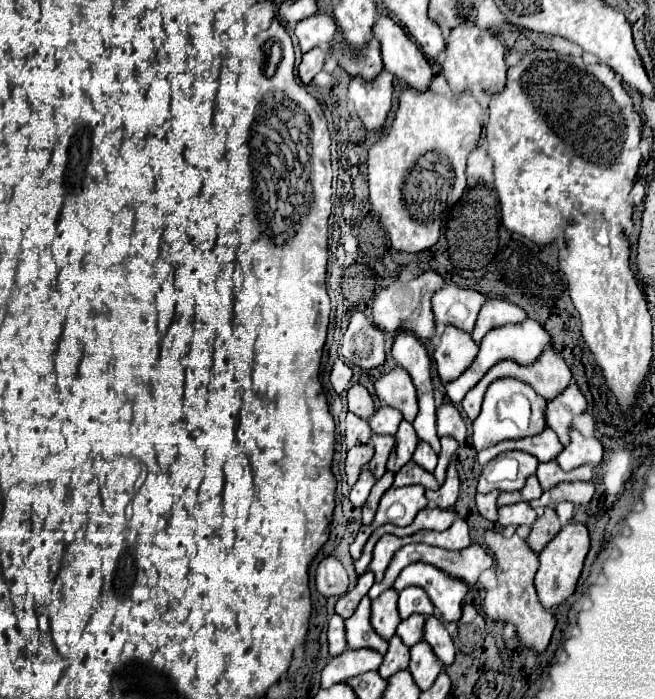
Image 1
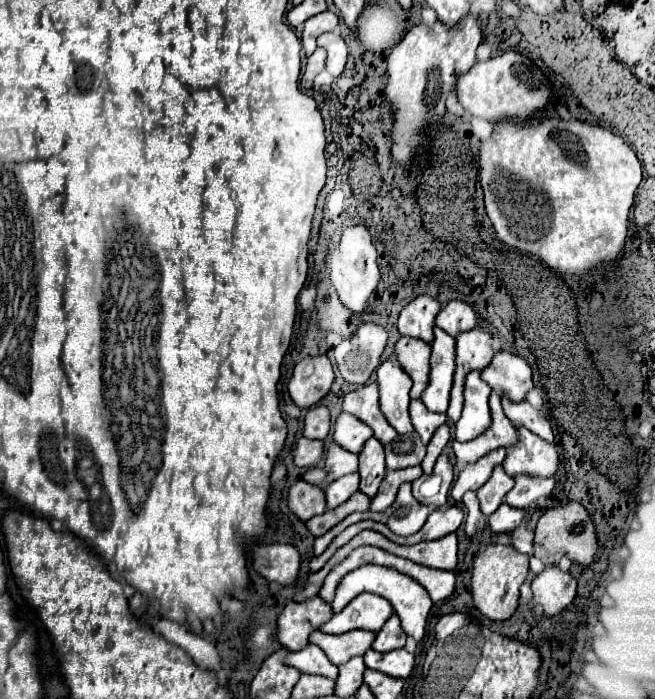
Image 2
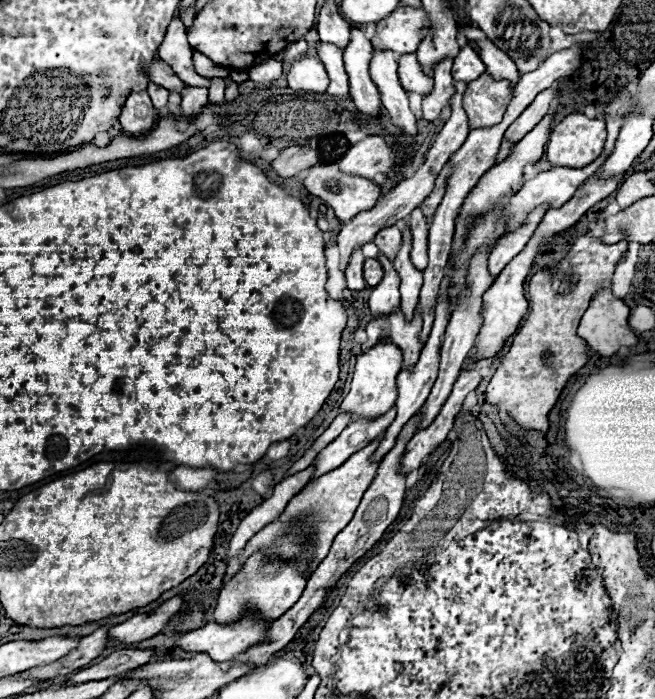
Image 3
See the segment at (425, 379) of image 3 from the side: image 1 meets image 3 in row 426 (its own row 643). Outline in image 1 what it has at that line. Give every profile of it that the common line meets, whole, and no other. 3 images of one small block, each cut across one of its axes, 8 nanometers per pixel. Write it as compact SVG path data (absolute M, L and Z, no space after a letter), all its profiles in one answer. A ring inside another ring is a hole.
M392 636L388 640L388 652L384 654L384 660L378 668L378 674L382 674L382 678L390 678L400 670L408 668L408 646L404 646L400 642L398 636Z

